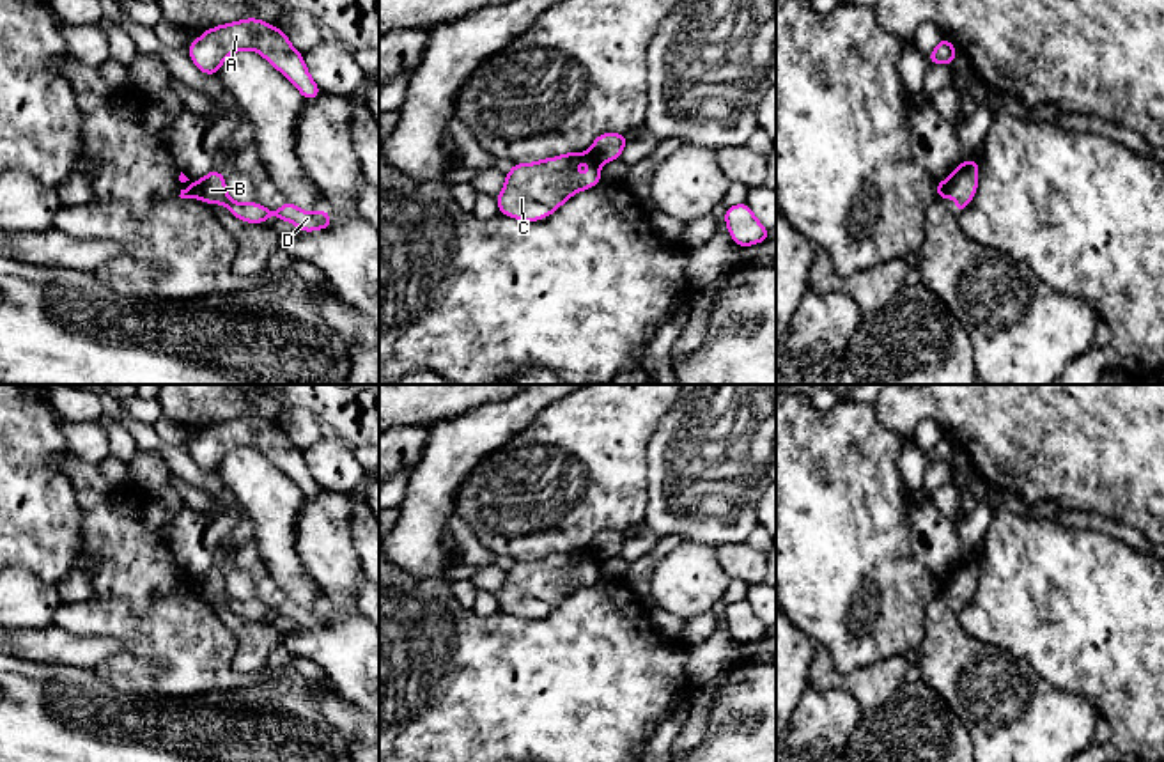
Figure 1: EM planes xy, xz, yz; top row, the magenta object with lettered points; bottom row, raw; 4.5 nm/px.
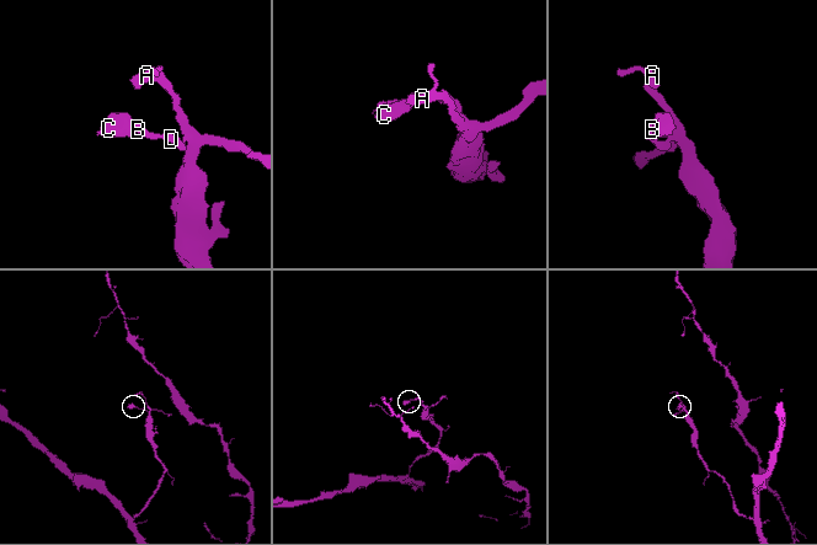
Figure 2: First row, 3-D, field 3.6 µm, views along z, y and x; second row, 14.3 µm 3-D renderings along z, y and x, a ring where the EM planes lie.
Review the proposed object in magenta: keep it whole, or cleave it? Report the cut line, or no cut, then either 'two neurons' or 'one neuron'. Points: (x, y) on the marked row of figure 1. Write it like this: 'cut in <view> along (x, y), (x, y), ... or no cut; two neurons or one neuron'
cut in xz along (589, 151), (599, 163); two neurons

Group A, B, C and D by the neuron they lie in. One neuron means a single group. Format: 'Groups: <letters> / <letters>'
Groups: A B D / C

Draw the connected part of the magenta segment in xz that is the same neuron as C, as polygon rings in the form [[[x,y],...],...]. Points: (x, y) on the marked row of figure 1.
[[[567,152],[535,163],[516,163],[496,195],[500,213],[516,220],[539,222],[553,214],[581,190],[602,181],[601,163],[588,152]]]

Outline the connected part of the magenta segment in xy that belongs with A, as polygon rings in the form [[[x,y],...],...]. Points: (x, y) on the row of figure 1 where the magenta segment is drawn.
[[[248,18],[209,28],[188,46],[188,55],[204,74],[218,74],[223,60],[243,50],[260,53],[294,83],[305,99],[310,101],[321,94],[307,71],[303,55],[289,43],[285,30],[278,30],[262,19]]]

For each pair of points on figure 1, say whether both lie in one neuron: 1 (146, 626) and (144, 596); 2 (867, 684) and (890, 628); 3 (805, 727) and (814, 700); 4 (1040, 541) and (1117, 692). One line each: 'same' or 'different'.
1: different
2: different
3: same
4: same

